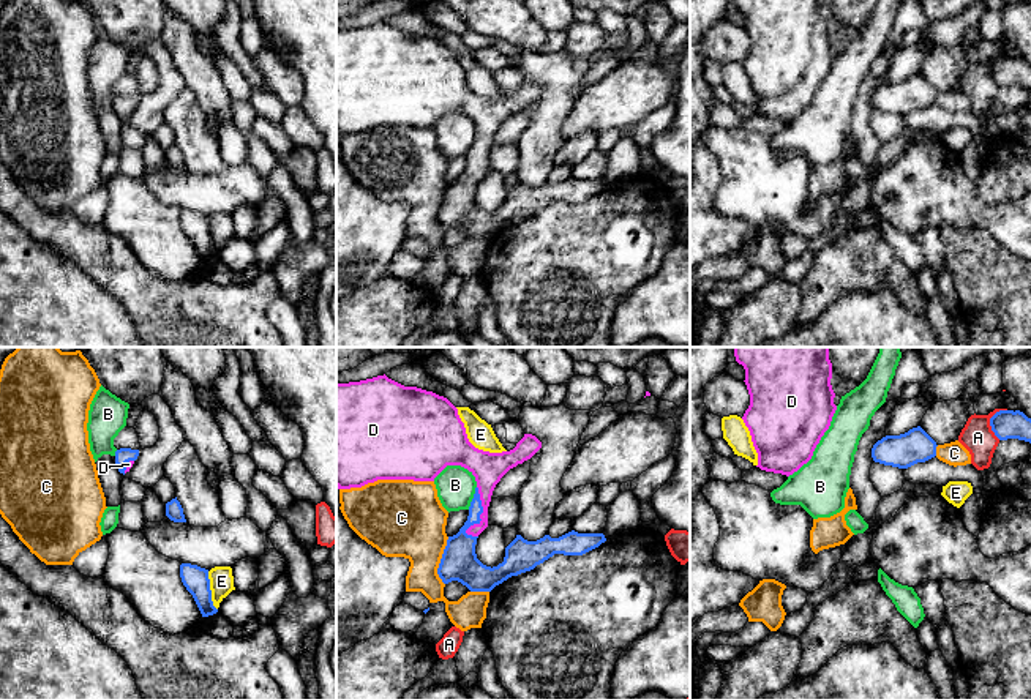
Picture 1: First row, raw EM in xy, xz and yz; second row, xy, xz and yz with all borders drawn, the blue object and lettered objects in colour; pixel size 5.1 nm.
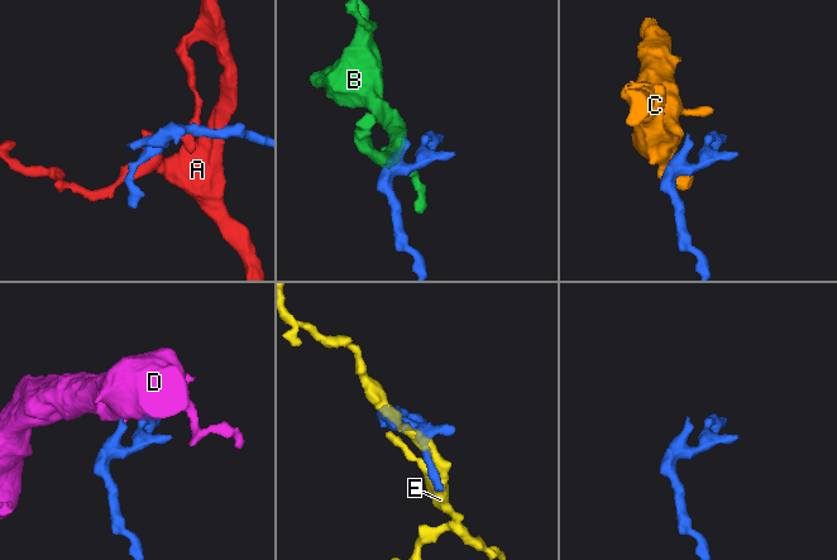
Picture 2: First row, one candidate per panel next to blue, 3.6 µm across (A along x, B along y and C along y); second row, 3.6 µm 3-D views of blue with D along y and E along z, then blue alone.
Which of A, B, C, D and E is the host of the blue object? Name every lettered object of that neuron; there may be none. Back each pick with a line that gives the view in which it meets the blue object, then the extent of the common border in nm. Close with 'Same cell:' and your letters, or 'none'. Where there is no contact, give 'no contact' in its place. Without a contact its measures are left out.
D: meets blue in xz; contact 260 nm long
Same cell: D

